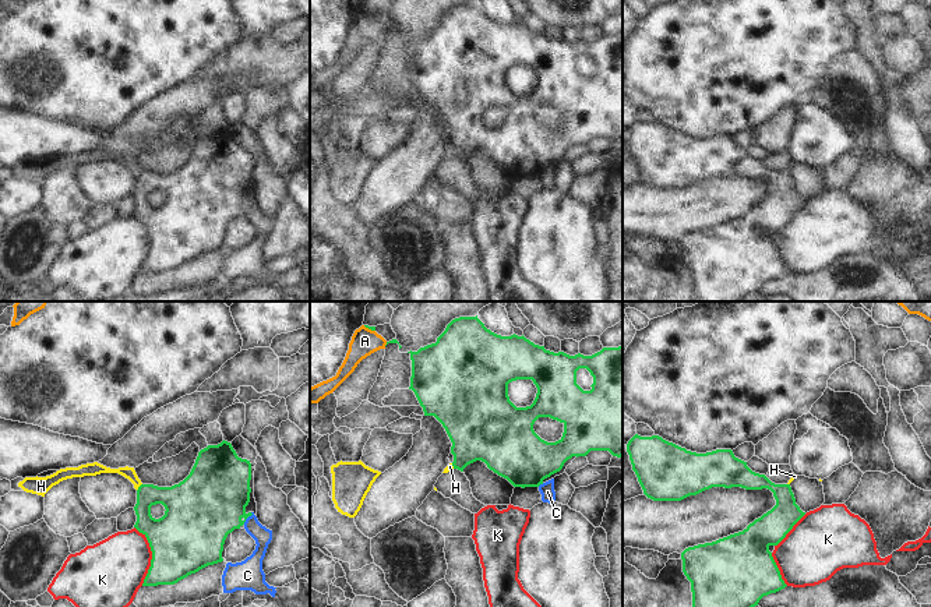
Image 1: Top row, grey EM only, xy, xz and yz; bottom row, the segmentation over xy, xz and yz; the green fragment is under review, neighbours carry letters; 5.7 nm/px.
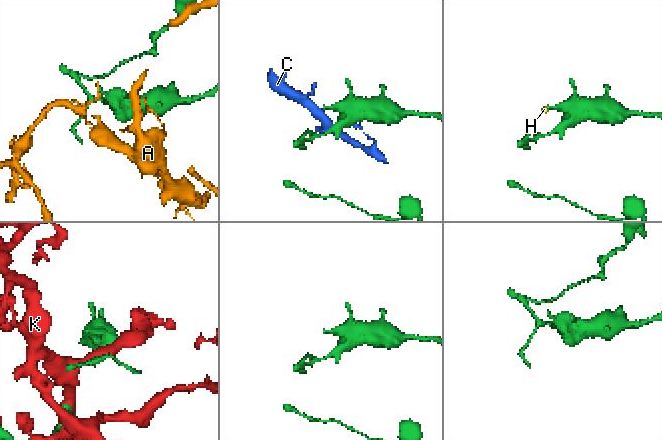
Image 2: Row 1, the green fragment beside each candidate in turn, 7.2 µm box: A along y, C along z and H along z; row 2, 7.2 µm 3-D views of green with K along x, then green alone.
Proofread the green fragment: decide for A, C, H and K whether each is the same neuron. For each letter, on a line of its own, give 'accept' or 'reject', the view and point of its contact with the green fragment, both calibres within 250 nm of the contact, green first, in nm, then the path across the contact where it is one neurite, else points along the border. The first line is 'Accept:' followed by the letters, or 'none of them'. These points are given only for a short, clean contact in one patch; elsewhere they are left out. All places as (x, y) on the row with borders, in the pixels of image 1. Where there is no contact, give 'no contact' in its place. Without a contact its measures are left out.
Accept: none of them
A: reject; contact xz (369, 328); calibres 30 and 150 nm; border xz (363, 325), (374, 331)
C: reject; contact xy (247, 516); calibres 400 and 110 nm
H: reject; contact xy (138, 487); calibres 190 and 70 nm; border xy (141, 483), (137, 490)
K: reject; contact xy (152, 556); calibres 400 and 360 nm

